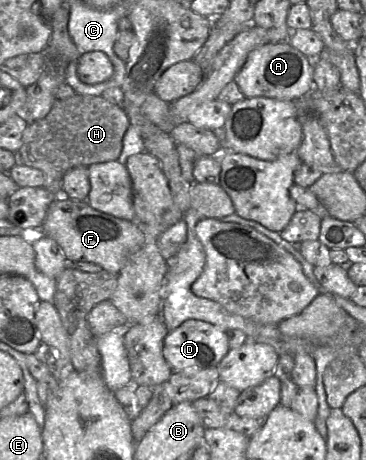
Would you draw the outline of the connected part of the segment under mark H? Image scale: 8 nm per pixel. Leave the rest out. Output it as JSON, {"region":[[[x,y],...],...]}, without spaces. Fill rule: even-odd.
{"region":[[[76,93],[70,98],[57,98],[44,118],[29,122],[23,132],[17,157],[26,166],[42,171],[45,178],[43,187],[61,197],[63,176],[71,168],[119,159],[129,125],[124,110],[103,96]]]}

